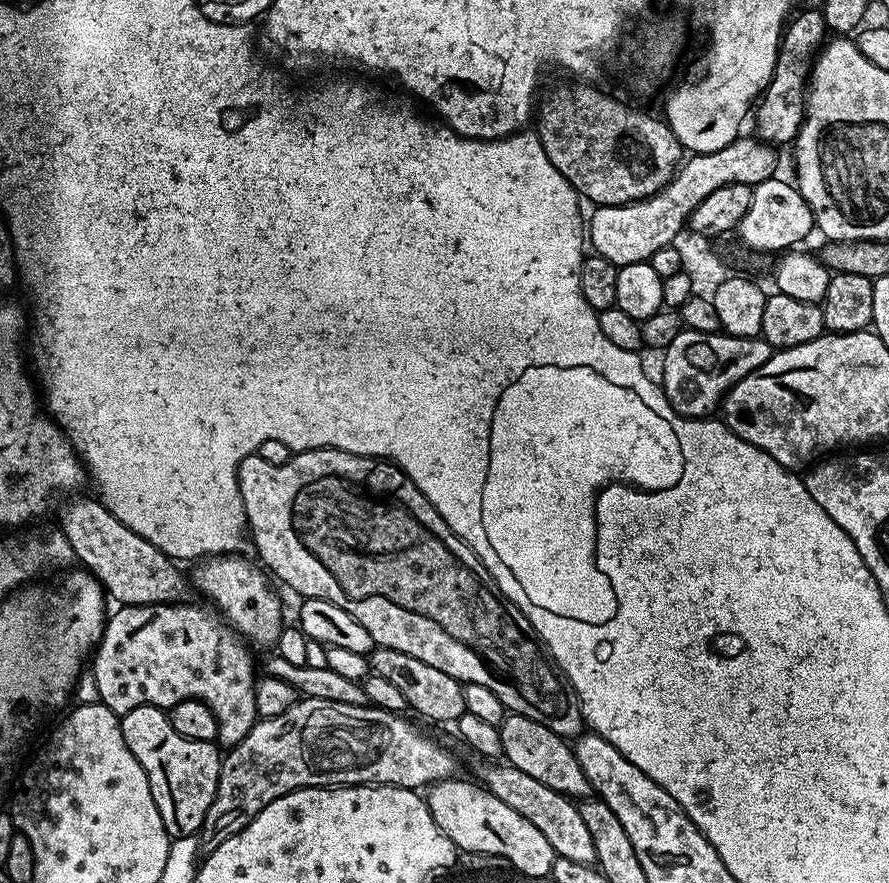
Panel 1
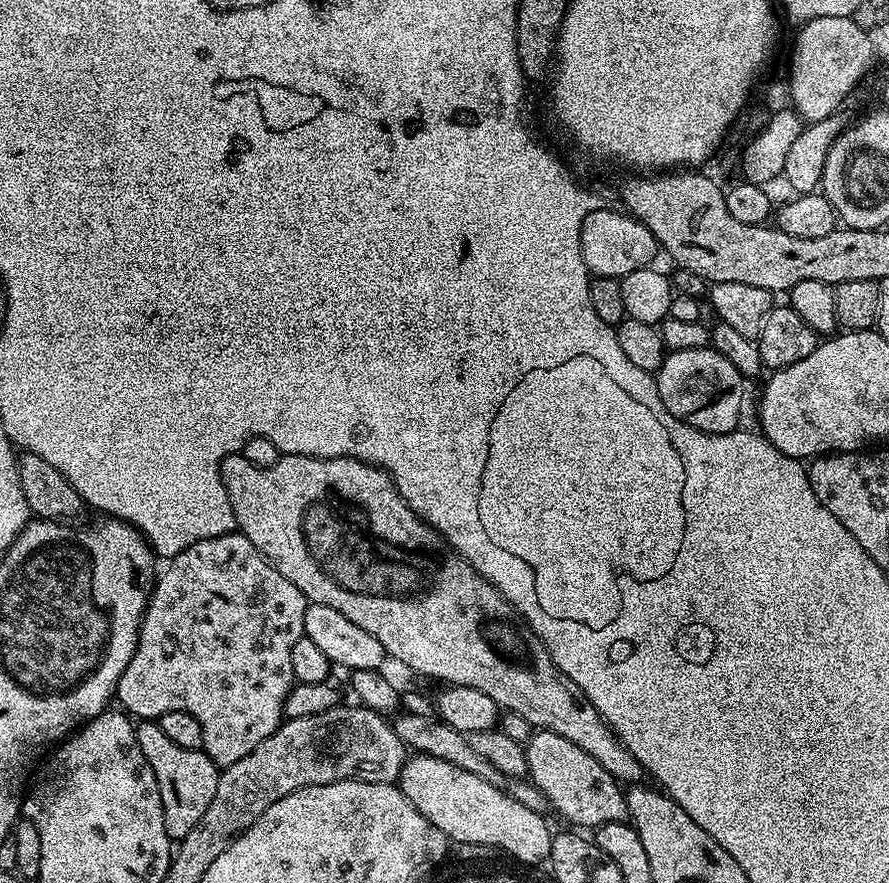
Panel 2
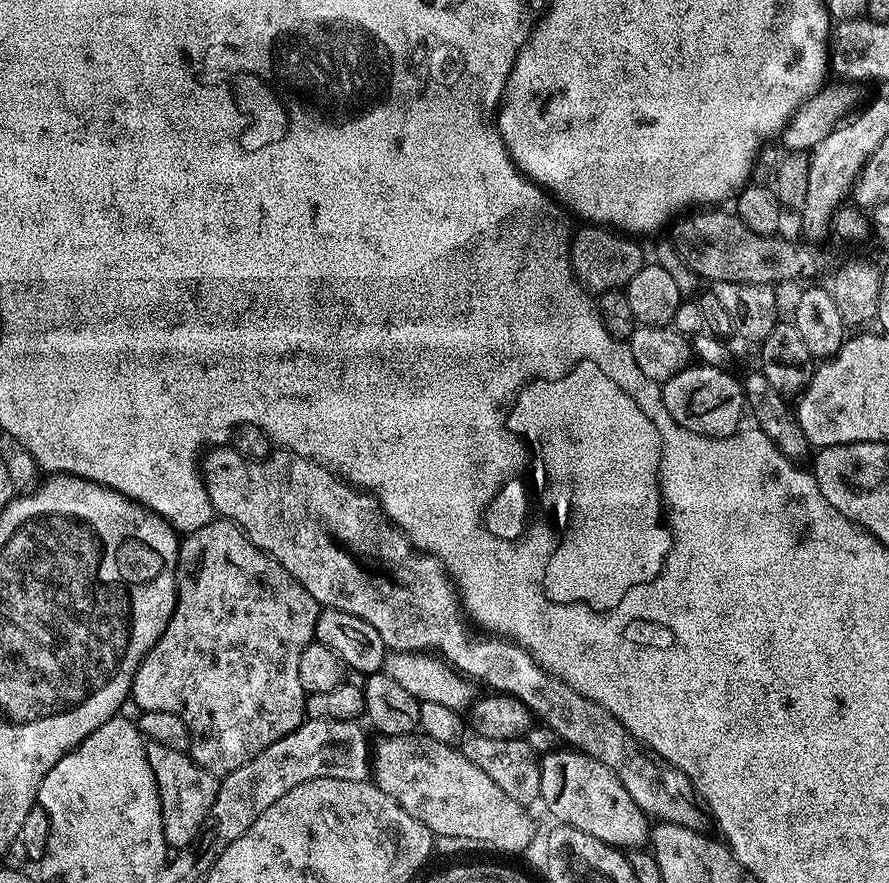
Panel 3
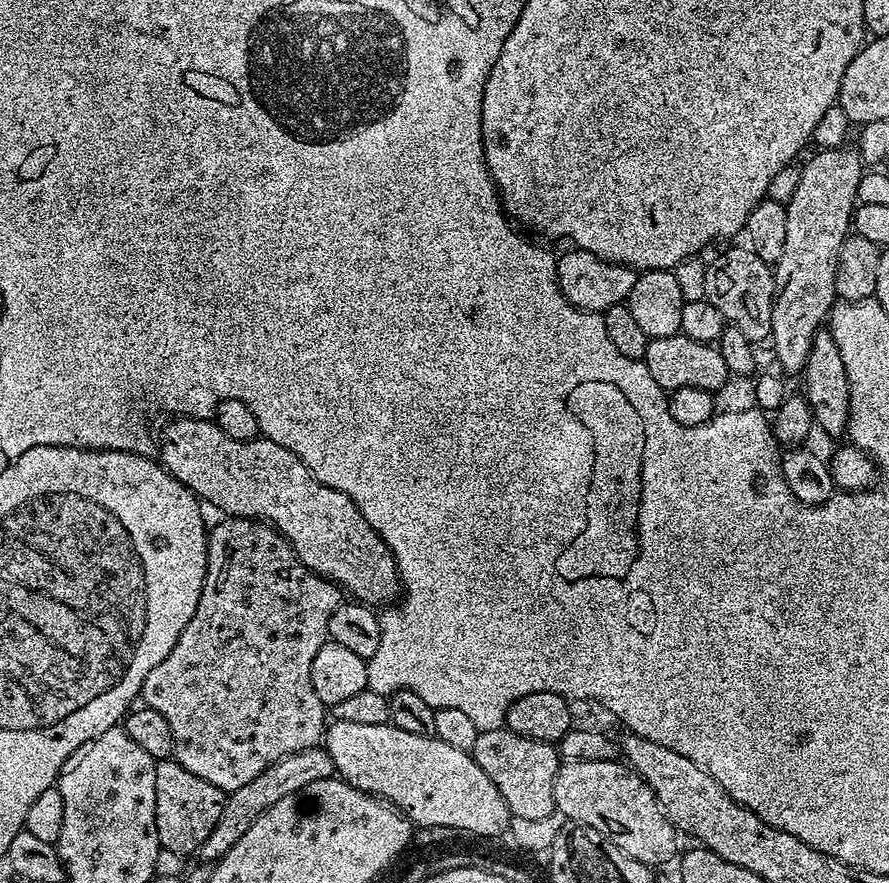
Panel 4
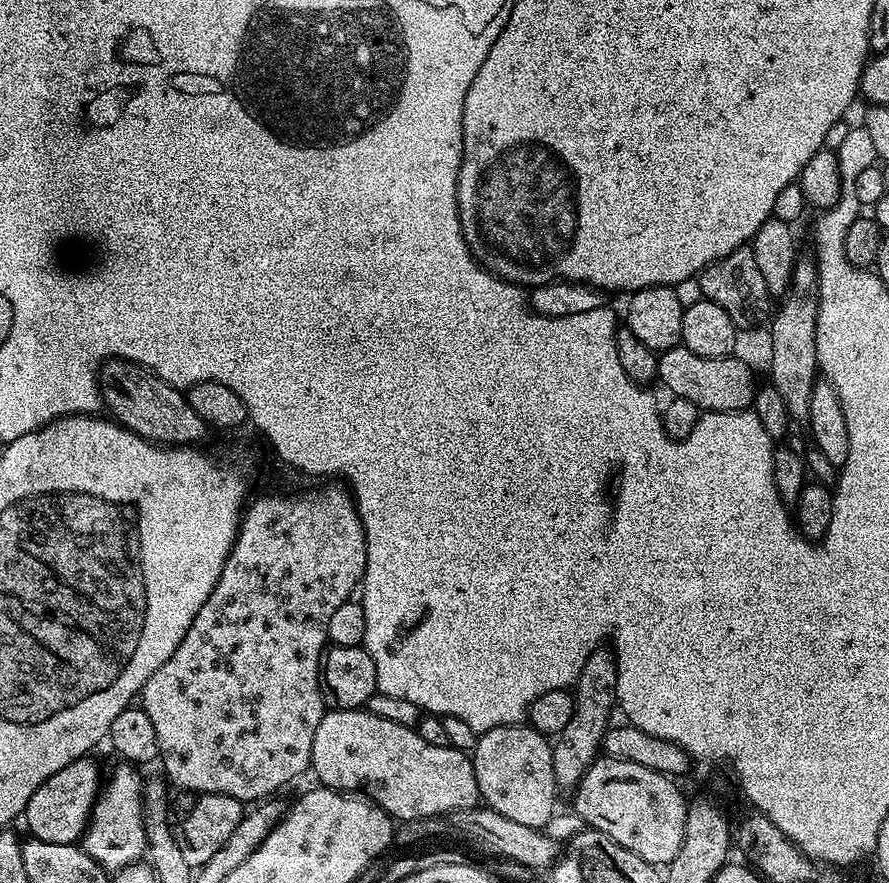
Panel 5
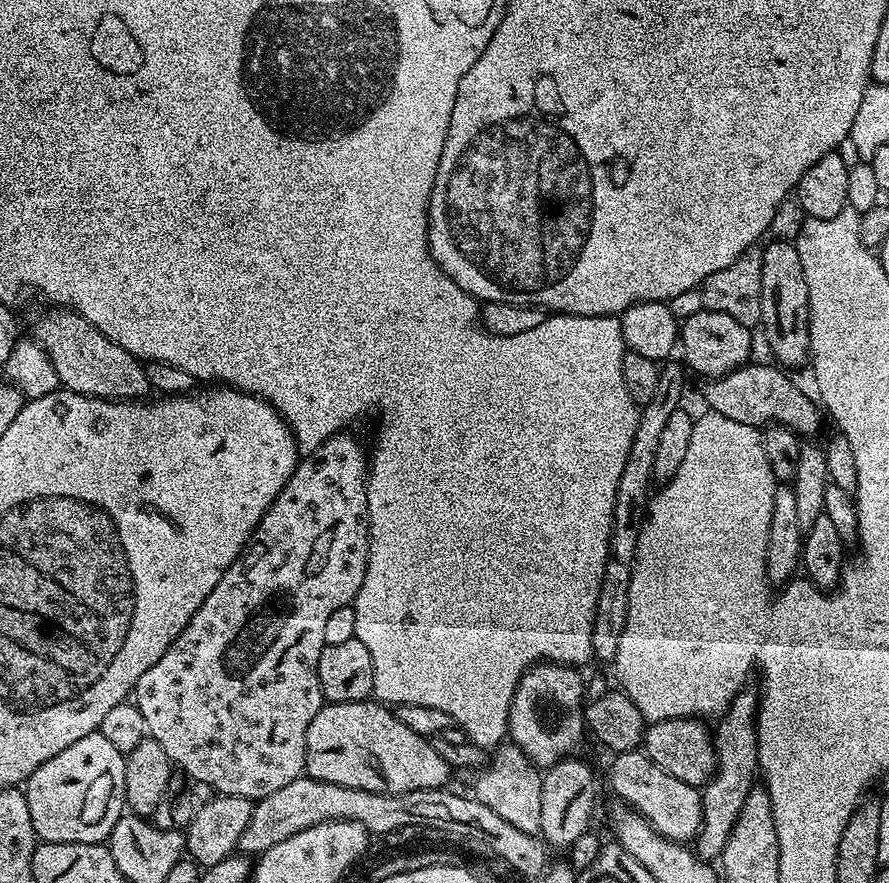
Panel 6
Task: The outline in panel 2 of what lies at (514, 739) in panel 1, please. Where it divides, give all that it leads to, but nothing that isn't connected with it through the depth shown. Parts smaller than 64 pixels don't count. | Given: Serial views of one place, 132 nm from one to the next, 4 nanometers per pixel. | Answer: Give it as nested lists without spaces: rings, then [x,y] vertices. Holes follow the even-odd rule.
[[[536,730],[533,731],[532,737],[524,745],[524,753],[528,763],[527,779],[544,795],[549,809],[553,808],[562,819],[577,824],[577,826],[572,826],[580,830],[588,830],[584,828],[595,830],[610,822],[628,820],[628,798],[620,781],[606,770],[602,770],[602,766],[598,766],[598,762],[594,762],[594,758],[590,758],[590,754],[586,754],[586,750],[574,746],[574,742],[566,742],[566,738],[553,732]]]

